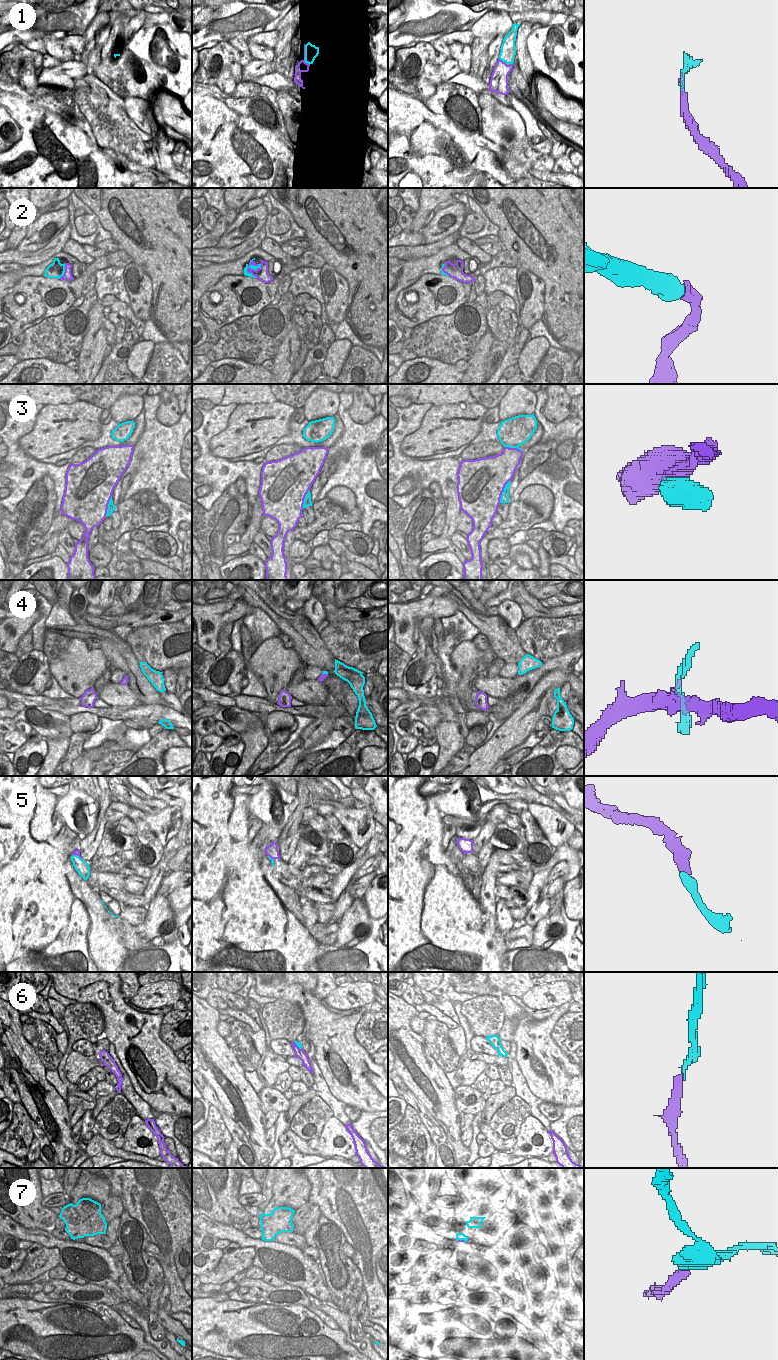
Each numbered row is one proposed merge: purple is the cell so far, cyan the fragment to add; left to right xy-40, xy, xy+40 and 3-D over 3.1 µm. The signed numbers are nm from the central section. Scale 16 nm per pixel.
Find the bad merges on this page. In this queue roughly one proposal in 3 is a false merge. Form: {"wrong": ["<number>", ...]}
{"wrong": ["1", "4"]}

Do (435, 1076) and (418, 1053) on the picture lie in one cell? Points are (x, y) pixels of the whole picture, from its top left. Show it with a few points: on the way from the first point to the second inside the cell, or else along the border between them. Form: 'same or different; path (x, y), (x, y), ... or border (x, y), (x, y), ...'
same; path (429, 1070), (418, 1059)

